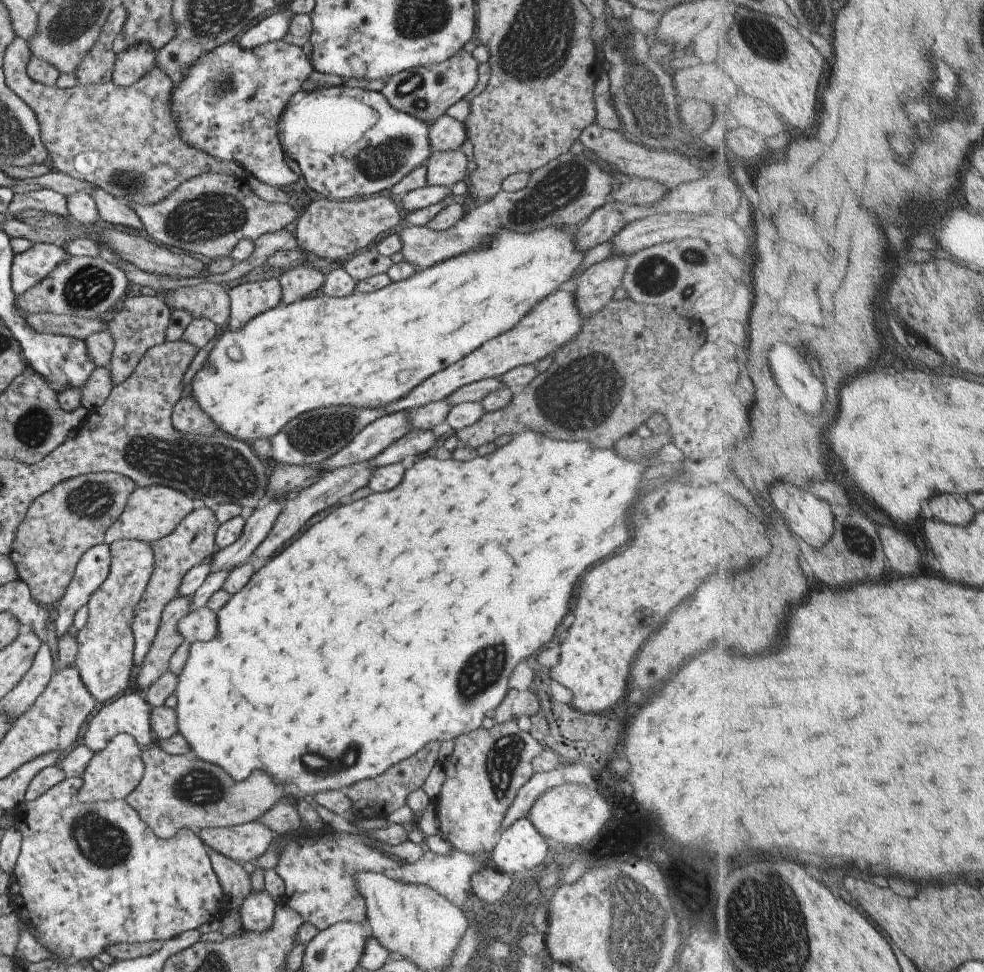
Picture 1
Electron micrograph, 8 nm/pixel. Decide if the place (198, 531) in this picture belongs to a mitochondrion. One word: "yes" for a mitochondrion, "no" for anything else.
yes

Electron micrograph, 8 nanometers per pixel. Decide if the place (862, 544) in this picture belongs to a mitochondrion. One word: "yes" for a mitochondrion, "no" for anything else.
yes

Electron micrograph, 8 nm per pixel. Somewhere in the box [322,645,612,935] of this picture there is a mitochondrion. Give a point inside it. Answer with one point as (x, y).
(503, 759)

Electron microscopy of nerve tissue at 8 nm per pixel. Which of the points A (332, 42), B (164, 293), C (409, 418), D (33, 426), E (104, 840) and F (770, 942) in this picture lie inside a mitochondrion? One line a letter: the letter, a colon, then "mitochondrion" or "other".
A: other
B: other
C: other
D: mitochondrion
E: mitochondrion
F: mitochondrion

